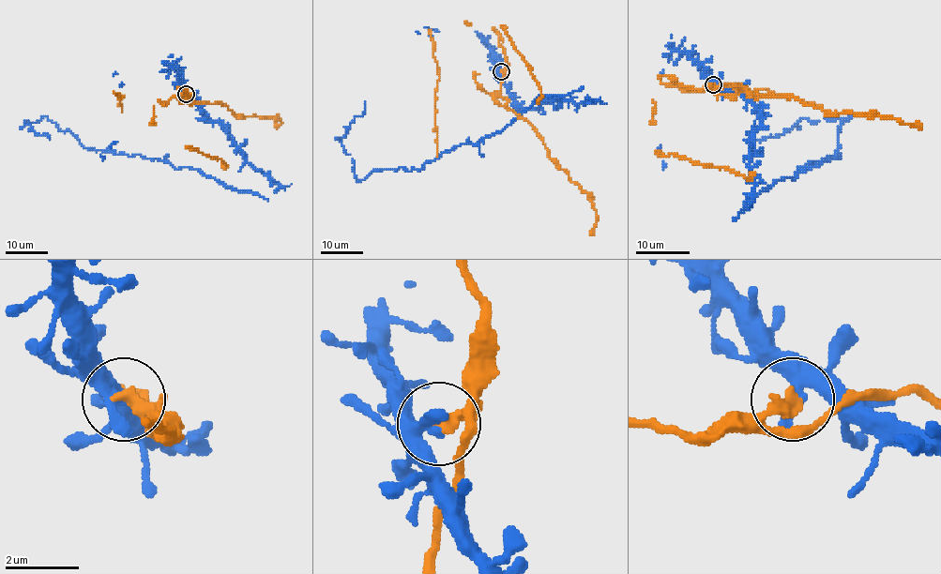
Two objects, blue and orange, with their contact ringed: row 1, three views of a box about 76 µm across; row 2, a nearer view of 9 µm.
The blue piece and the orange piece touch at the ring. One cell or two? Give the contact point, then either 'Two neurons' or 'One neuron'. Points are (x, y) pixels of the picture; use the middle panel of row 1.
Place: (501, 71). Two neurons

